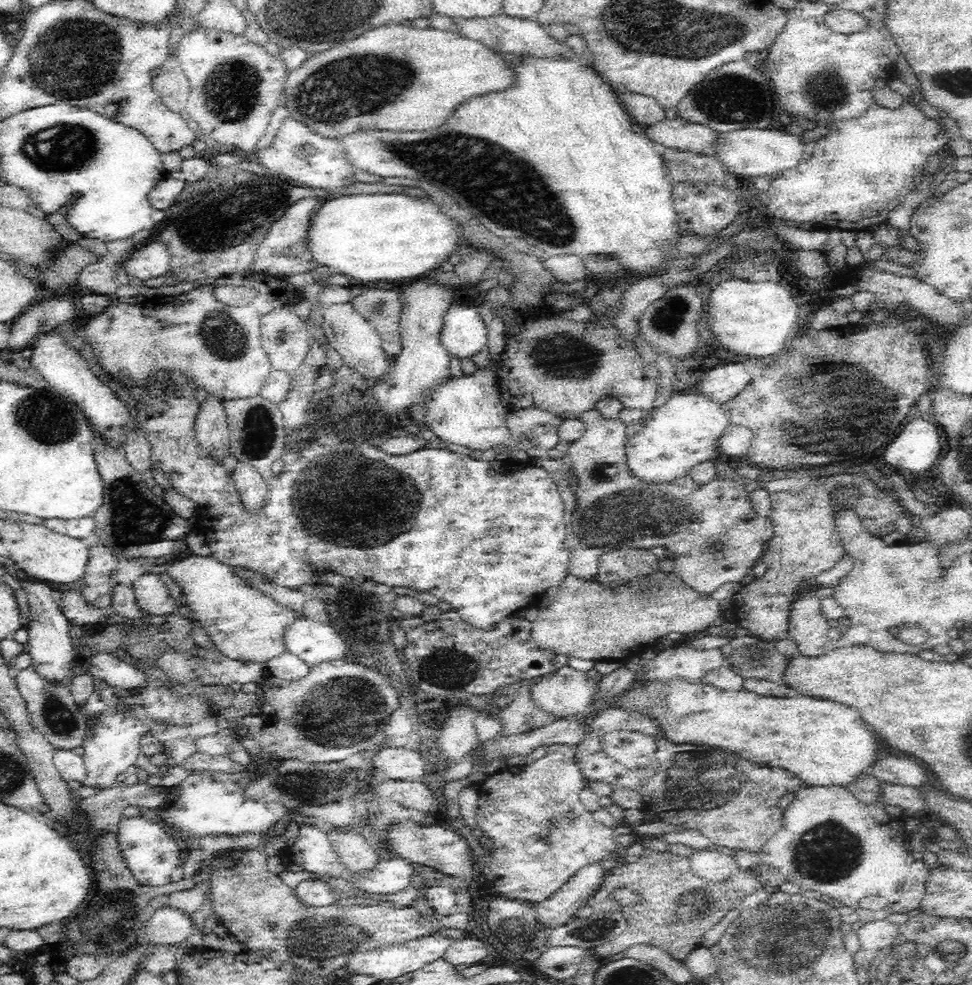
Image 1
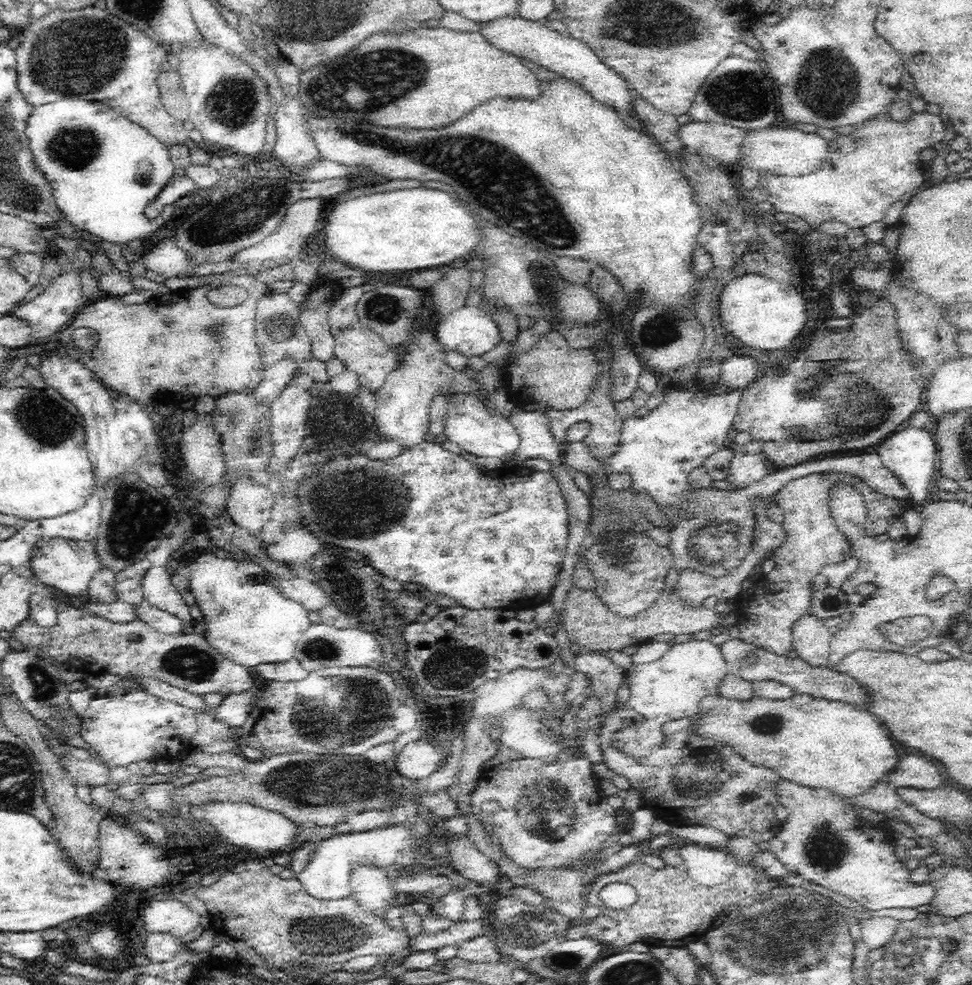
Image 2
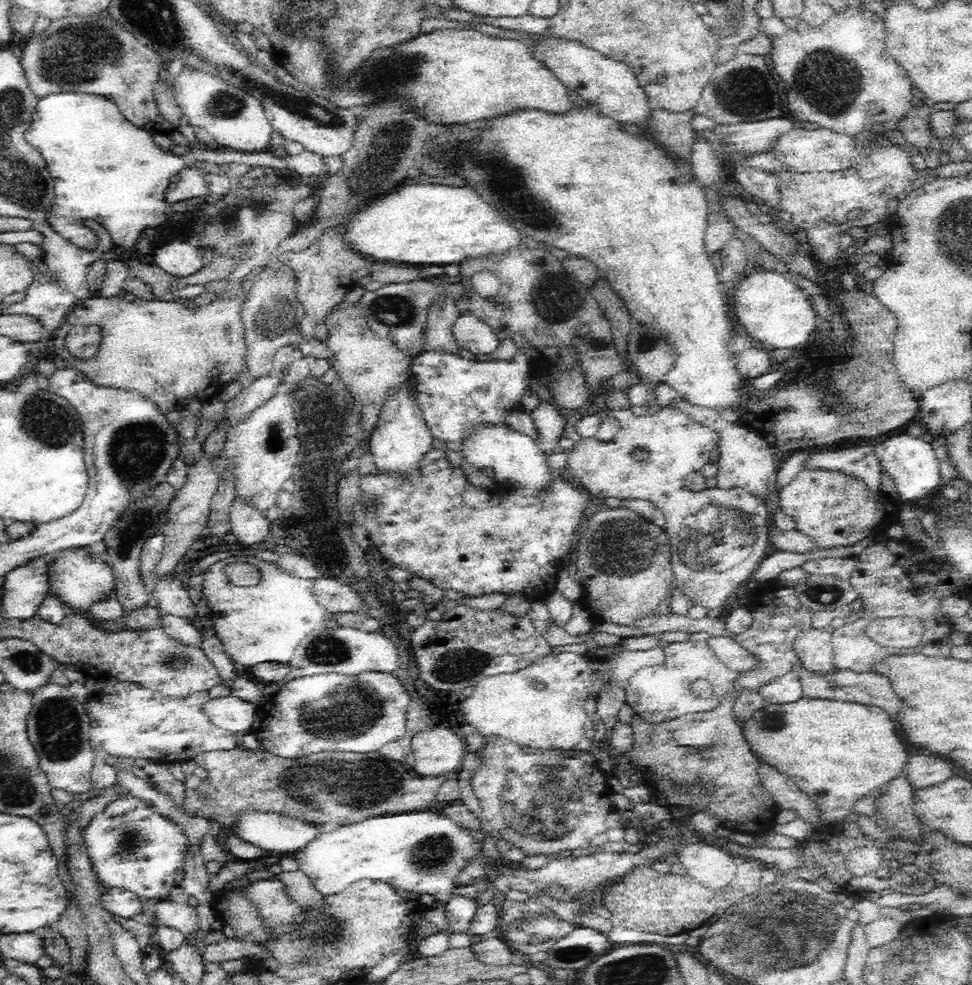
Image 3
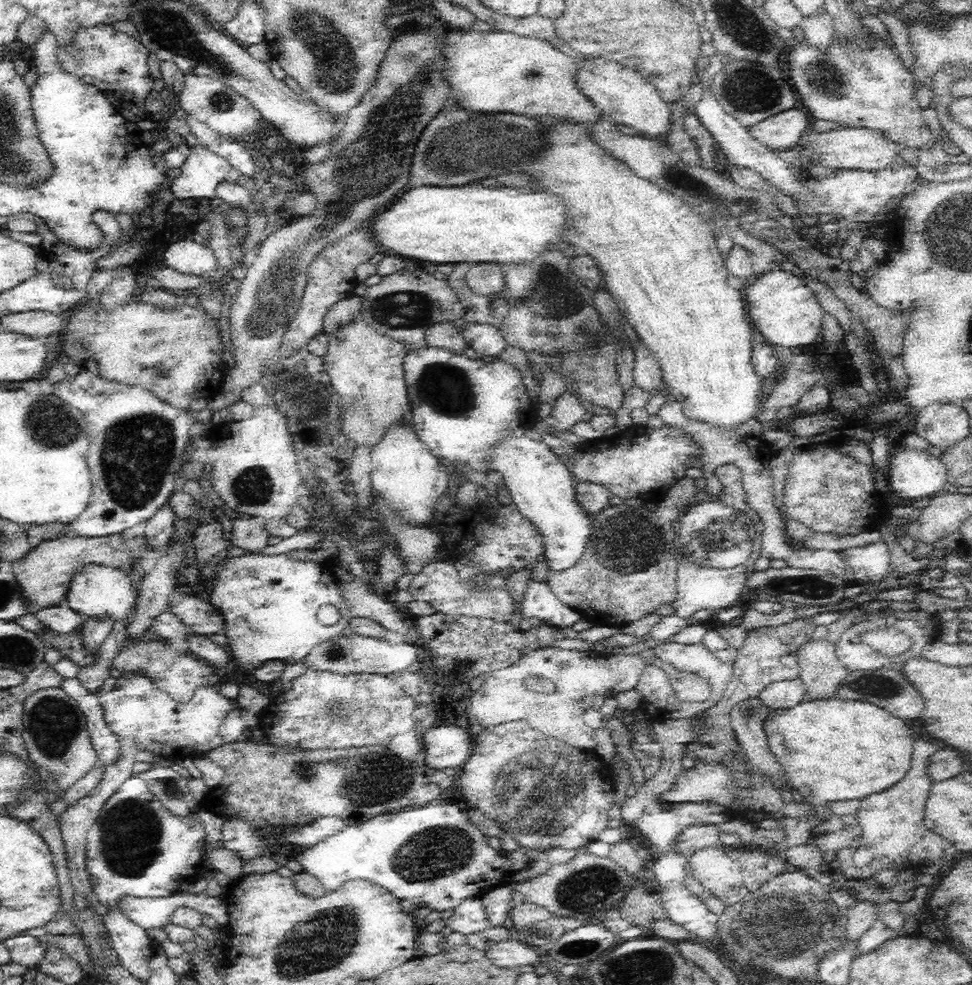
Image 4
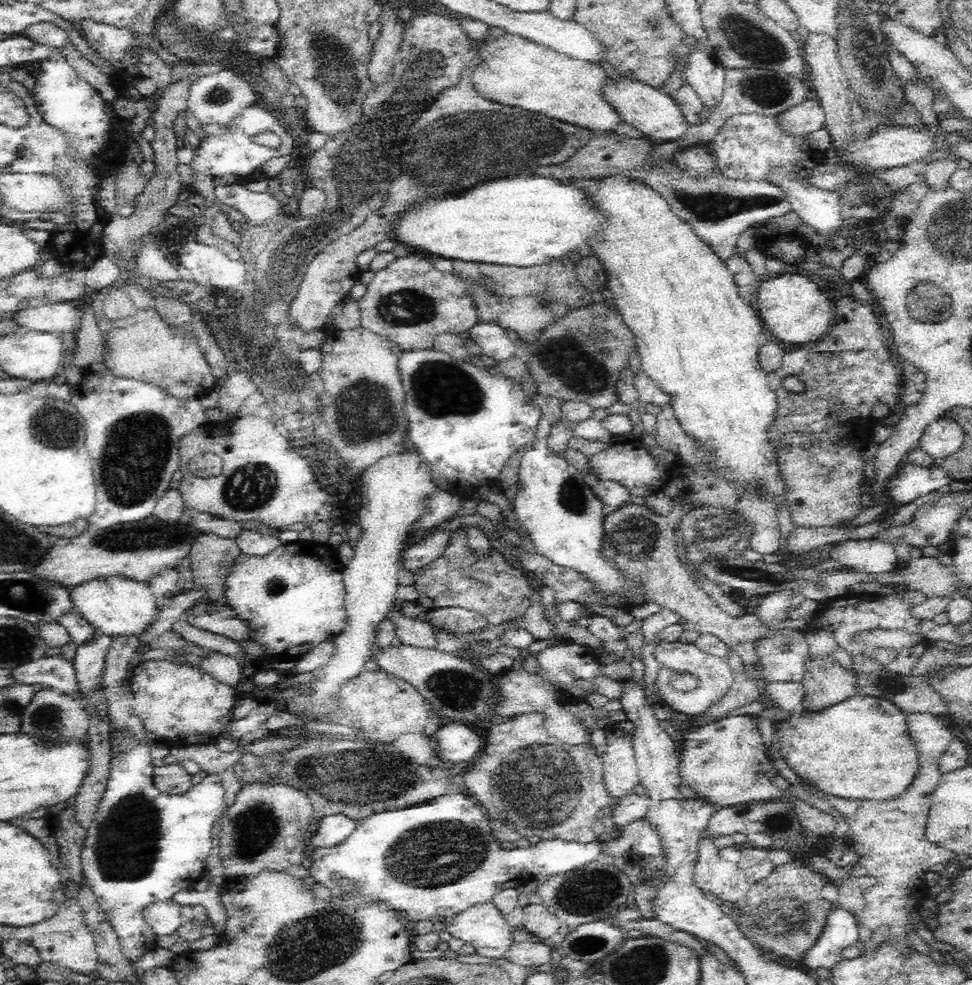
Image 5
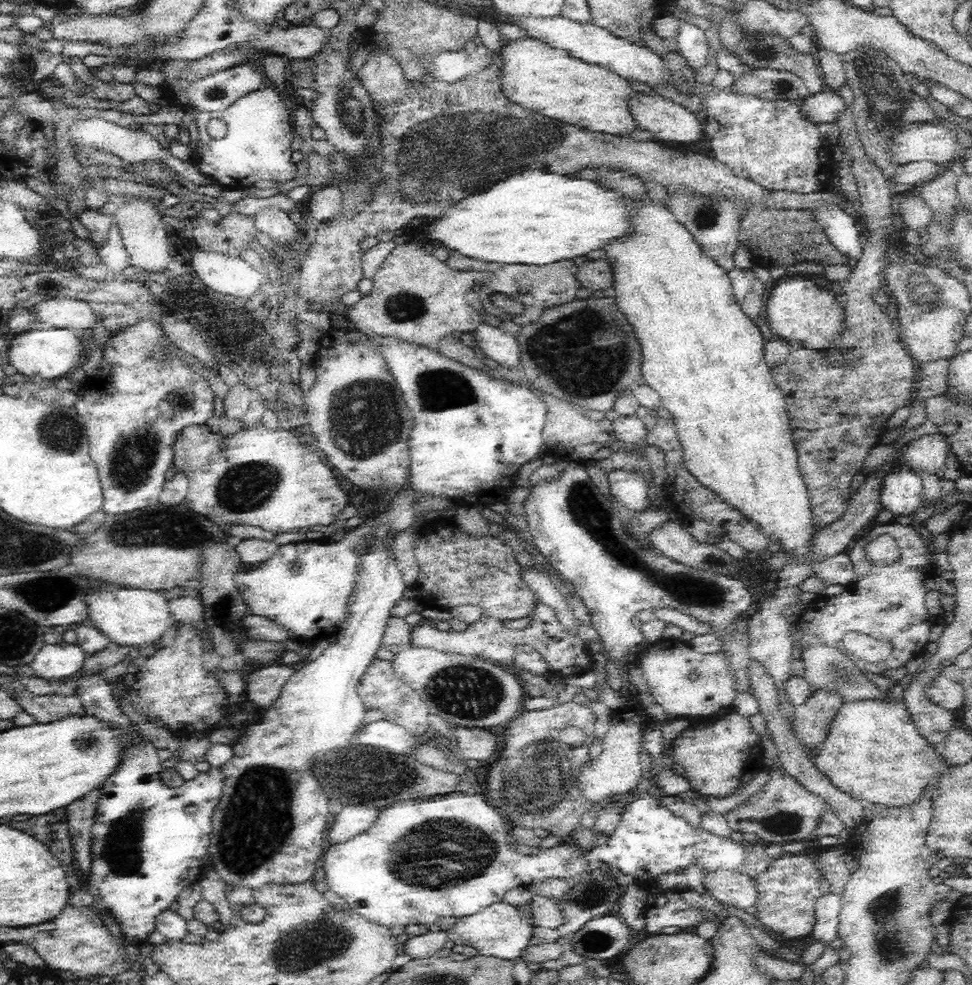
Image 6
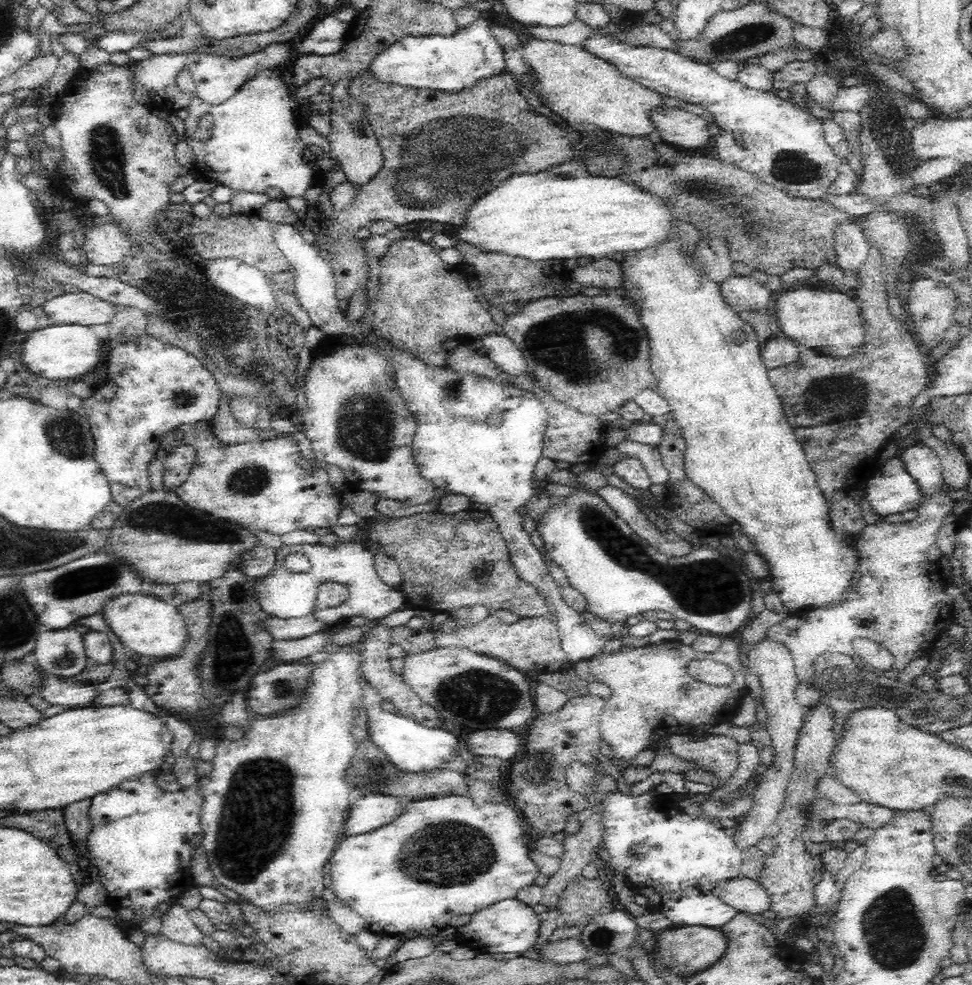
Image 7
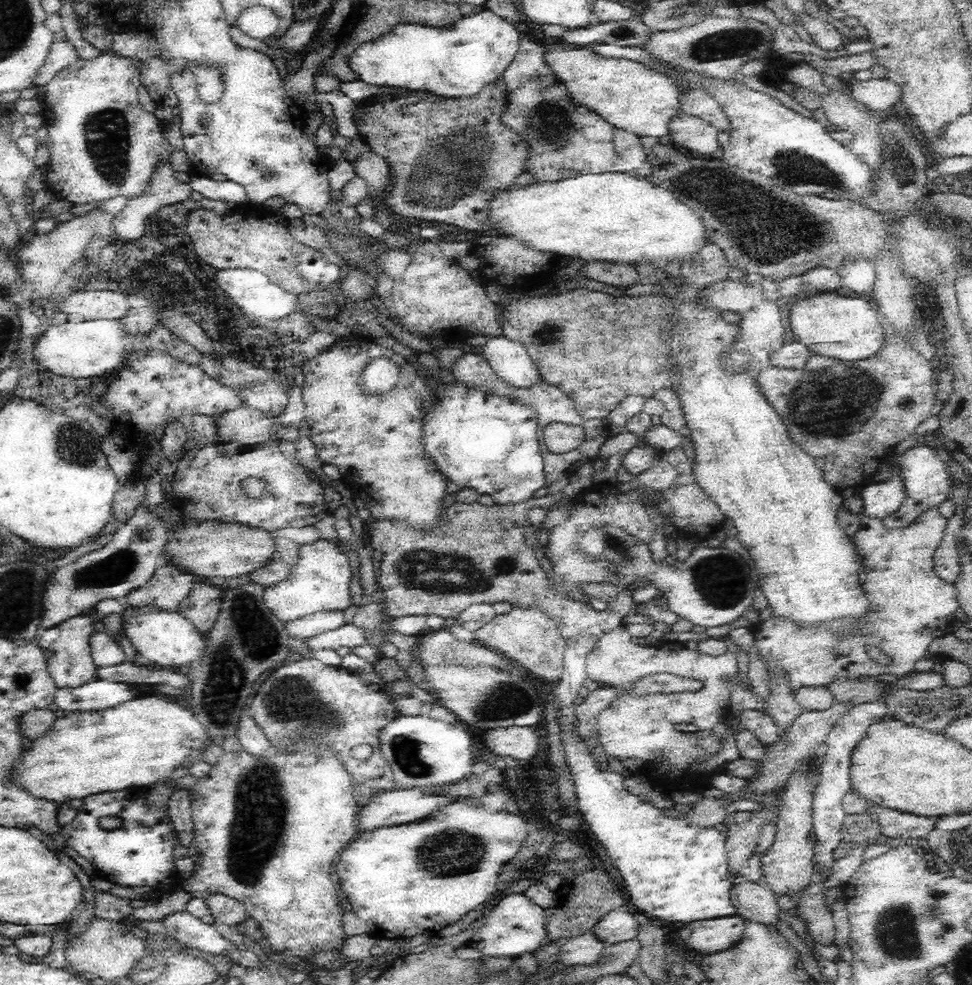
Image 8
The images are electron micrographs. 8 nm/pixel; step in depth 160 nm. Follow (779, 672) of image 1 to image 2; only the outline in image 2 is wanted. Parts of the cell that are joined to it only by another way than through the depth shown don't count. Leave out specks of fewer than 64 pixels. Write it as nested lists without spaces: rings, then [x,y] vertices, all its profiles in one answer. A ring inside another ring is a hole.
[[[740,638],[730,639],[720,644],[724,660],[727,662],[727,672],[733,674],[741,673],[741,678],[746,681],[772,680],[780,685],[789,687],[793,695],[809,695],[824,700],[834,700],[842,703],[862,704],[866,699],[866,693],[860,685],[852,679],[839,672],[826,667],[815,667],[808,662],[798,658],[787,658],[784,655],[776,654],[762,647],[750,644]]]

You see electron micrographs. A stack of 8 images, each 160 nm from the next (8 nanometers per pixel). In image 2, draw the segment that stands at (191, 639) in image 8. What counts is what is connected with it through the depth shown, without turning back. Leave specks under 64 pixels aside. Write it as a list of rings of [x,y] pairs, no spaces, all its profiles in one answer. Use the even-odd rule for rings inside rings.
[[[38,537],[29,557],[36,582],[45,584],[71,596],[80,596],[88,590],[88,582],[101,568],[94,542],[76,541],[64,537]]]

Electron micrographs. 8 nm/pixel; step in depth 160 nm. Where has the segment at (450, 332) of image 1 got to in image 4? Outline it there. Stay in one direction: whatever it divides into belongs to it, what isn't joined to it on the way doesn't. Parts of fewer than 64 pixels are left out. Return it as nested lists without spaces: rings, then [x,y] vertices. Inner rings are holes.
[[[470,321],[460,324],[460,329],[469,347],[482,357],[496,359],[507,346],[502,333],[494,325]]]

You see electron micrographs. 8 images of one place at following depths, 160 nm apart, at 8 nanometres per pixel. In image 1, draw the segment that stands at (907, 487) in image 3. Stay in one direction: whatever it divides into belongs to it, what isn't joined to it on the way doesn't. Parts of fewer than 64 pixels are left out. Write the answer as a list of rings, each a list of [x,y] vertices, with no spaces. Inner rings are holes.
[[[912,418],[884,450],[884,458],[888,464],[911,474],[932,468],[940,454],[942,444],[938,424],[932,419],[928,421],[922,418]]]

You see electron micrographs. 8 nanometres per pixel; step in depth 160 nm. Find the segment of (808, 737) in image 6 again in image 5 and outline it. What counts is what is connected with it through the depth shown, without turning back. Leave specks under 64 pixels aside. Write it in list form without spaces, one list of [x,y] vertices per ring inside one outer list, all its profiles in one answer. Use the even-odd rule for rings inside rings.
[[[809,655],[804,663],[805,698],[800,709],[815,711],[856,695],[856,678],[833,655]]]

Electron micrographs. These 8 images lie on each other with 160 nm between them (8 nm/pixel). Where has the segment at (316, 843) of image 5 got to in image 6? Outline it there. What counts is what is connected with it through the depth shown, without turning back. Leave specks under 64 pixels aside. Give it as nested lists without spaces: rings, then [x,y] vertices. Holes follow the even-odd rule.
[[[364,804],[344,805],[336,810],[329,823],[326,844],[335,845],[352,839],[356,834],[368,830],[378,816],[376,808]]]

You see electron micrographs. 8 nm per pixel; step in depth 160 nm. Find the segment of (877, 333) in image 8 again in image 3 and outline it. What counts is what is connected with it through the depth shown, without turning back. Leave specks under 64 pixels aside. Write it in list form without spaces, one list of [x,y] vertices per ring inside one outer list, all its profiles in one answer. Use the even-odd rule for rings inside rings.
[[[758,269],[751,272],[735,284],[732,300],[734,300],[733,314],[738,318],[738,324],[746,330],[746,334],[756,338],[764,346],[772,348],[800,346],[814,336],[812,332],[816,332],[817,313],[812,308],[807,293],[796,286],[795,282],[786,280],[778,271]]]

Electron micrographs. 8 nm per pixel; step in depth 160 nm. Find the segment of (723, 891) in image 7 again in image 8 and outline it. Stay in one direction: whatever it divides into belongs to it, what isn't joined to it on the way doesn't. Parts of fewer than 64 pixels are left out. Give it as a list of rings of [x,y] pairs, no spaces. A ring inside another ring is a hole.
[[[741,879],[732,887],[730,900],[742,918],[775,928],[775,922],[780,921],[776,896],[762,882],[753,883]]]

